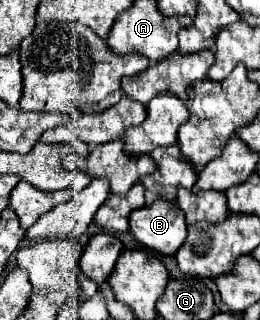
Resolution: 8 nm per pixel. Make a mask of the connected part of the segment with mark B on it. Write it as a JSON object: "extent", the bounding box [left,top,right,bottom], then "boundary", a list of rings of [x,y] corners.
{"extent":[130,201,188,257],"boundary":[[[154,201],[154,205],[144,205],[142,209],[136,209],[130,215],[130,233],[134,239],[140,243],[144,251],[158,253],[158,255],[168,255],[174,257],[174,253],[182,247],[188,231],[186,231],[186,221],[182,217],[182,211],[178,209],[176,201]]]}

